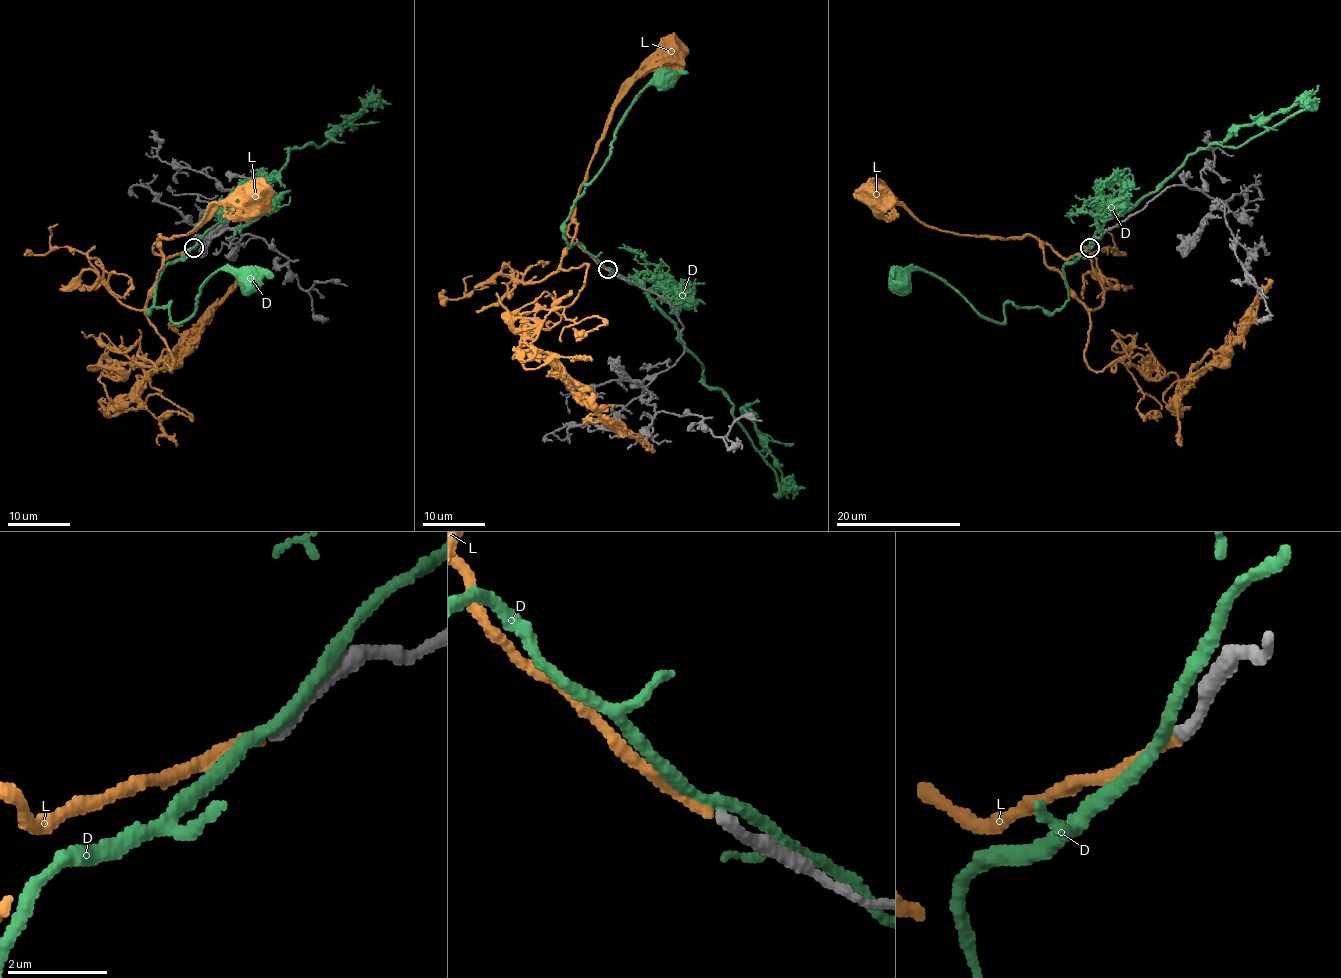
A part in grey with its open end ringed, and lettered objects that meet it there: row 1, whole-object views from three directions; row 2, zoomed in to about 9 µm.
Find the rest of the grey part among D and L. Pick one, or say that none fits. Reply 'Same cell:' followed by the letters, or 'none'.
Same cell: L

